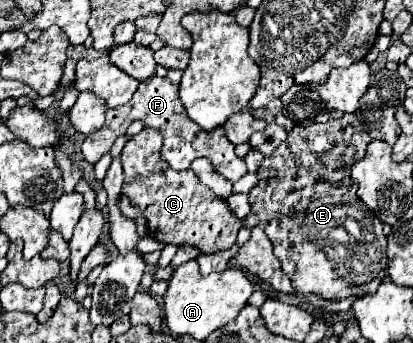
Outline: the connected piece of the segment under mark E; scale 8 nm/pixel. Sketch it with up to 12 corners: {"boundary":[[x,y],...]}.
{"boundary":[[344,113],[296,125],[250,209],[298,293],[374,293],[382,221],[350,167],[370,135]]}

